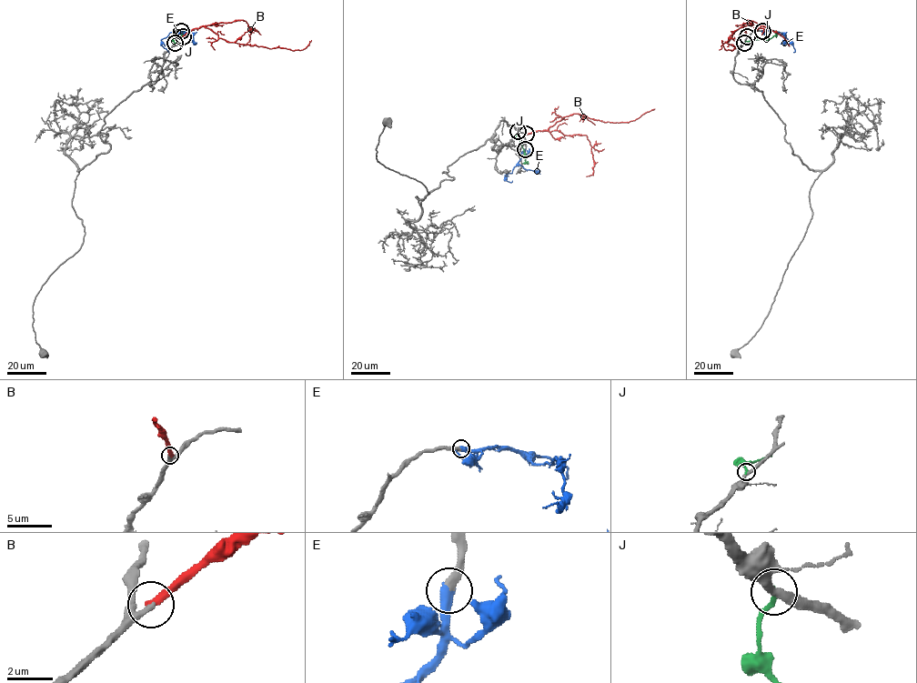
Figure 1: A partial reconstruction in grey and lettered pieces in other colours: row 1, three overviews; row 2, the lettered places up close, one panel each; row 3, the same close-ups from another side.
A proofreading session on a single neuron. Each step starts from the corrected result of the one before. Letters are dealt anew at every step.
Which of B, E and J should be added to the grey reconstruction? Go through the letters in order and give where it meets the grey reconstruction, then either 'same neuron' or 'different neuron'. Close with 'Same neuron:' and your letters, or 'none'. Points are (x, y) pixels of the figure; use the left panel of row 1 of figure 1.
B: contact (183, 36); different neuron
E: contact (181, 31); same neuron
J: contact (175, 43); different neuron
Same neuron: E

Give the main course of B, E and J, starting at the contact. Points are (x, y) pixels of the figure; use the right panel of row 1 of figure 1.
B: (747, 36), (742, 26), (734, 32), (726, 42), (734, 46), (733, 50), (726, 50), (721, 40)
E: (762, 30), (783, 33), (793, 46), (793, 52)
J: (743, 43), (770, 38), (776, 34), (775, 30)

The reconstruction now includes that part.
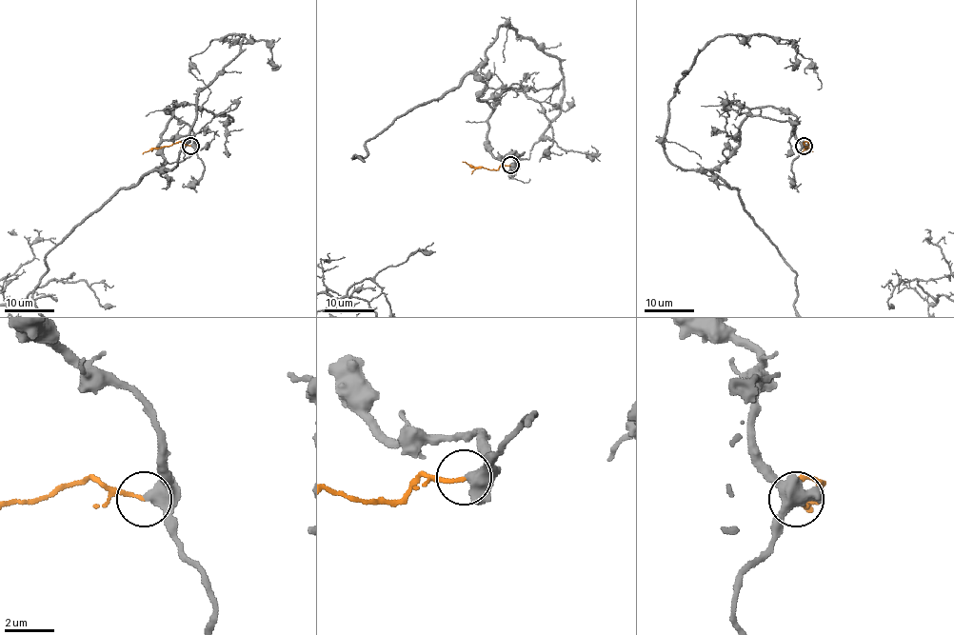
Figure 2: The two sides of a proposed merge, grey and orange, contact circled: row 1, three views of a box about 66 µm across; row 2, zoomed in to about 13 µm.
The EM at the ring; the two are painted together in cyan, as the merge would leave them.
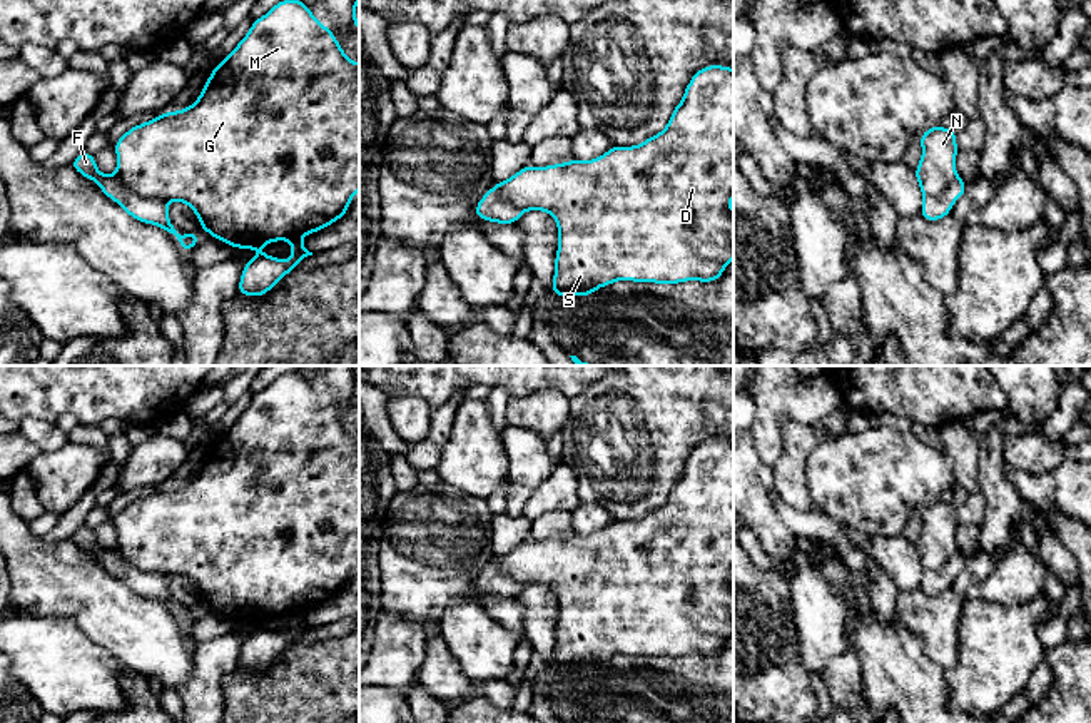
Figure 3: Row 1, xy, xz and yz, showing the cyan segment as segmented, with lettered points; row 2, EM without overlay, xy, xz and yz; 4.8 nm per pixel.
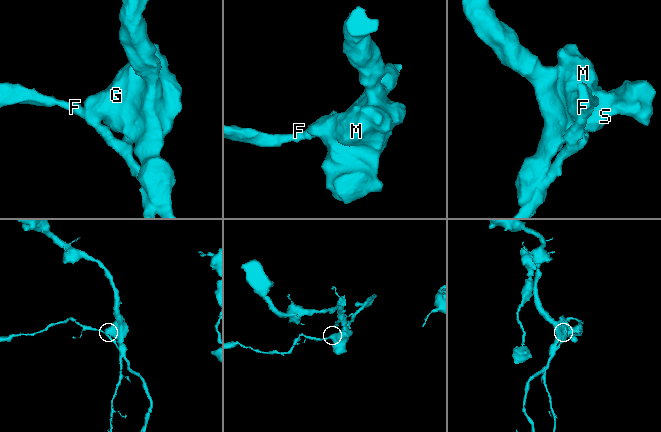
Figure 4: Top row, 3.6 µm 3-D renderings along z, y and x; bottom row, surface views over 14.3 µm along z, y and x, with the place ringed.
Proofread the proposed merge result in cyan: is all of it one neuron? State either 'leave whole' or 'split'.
split

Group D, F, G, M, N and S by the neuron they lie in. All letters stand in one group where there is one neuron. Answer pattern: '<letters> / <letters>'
D G M N S / F

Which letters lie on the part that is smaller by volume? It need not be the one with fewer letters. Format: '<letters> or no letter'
F

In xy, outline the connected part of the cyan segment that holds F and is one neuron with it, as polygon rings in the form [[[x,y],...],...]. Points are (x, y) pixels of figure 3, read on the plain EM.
[[[80,526],[70,539],[84,551],[94,554],[100,564],[114,576],[120,578],[122,583],[132,591],[144,598],[157,599],[179,614],[184,628],[192,621],[199,619],[199,608],[194,604],[190,608],[180,609],[170,598],[167,578],[159,573],[137,571],[130,566],[119,548],[105,549],[97,543],[95,531],[89,526]]]

